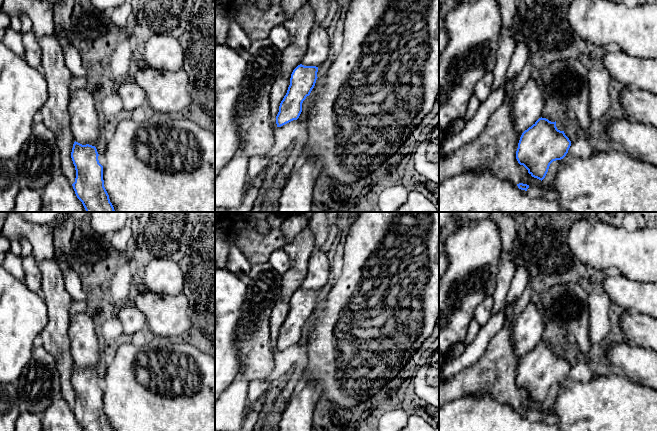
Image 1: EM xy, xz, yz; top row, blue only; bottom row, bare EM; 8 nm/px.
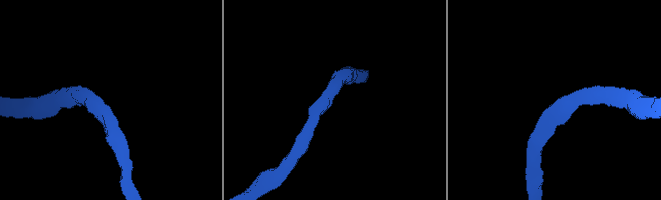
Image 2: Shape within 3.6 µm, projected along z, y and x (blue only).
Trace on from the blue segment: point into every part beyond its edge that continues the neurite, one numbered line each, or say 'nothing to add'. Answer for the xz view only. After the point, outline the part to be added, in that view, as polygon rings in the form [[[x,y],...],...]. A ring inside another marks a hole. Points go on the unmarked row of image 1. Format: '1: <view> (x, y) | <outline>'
1: xz (319, 274) | [[[323,249],[313,252],[308,262],[308,274],[301,286],[304,290],[319,291],[331,280],[329,253]]]

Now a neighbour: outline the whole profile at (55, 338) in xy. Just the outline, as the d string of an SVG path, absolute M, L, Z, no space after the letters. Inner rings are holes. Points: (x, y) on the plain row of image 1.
M52 259L38 263L41 272L41 296L48 309L48 323L40 333L42 345L54 357L61 384L61 397L73 408L76 394L71 382L74 359L70 350L71 296L64 285L58 264Z

